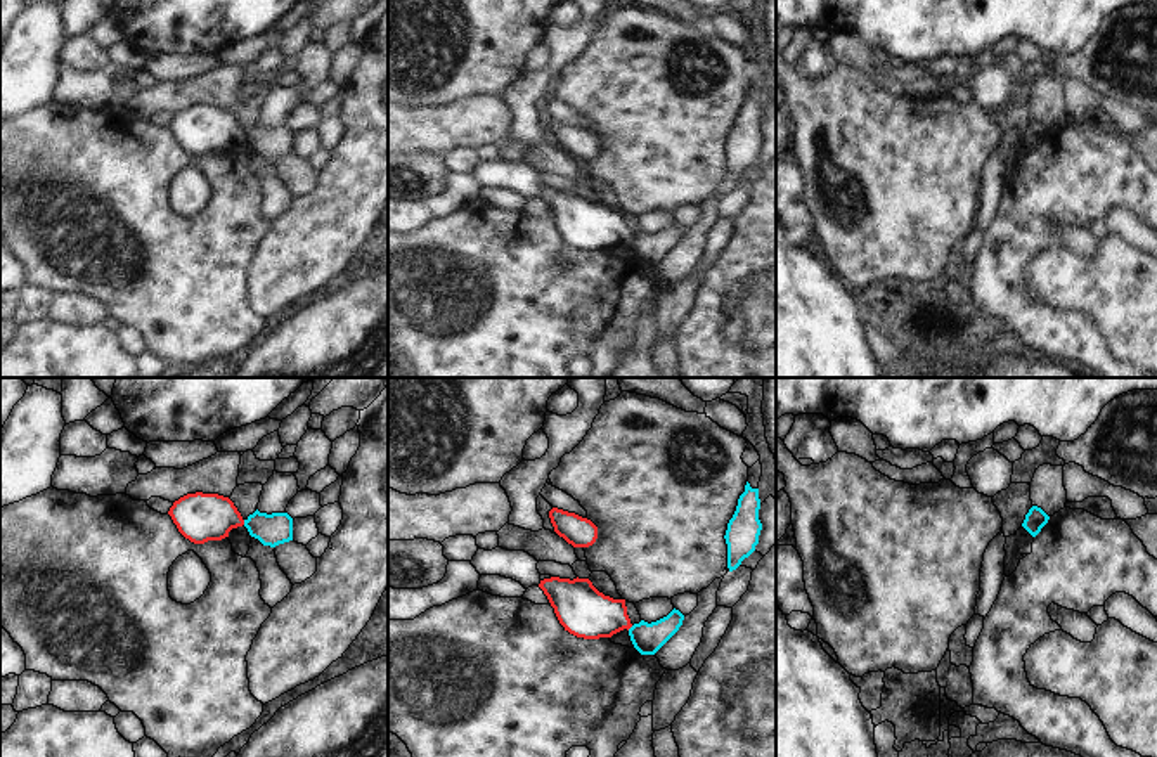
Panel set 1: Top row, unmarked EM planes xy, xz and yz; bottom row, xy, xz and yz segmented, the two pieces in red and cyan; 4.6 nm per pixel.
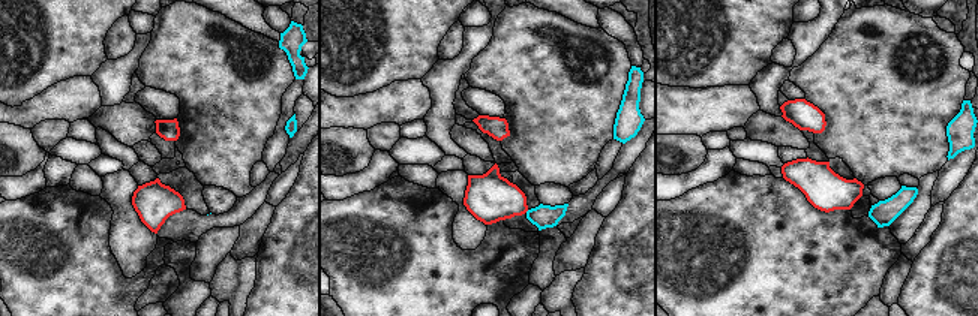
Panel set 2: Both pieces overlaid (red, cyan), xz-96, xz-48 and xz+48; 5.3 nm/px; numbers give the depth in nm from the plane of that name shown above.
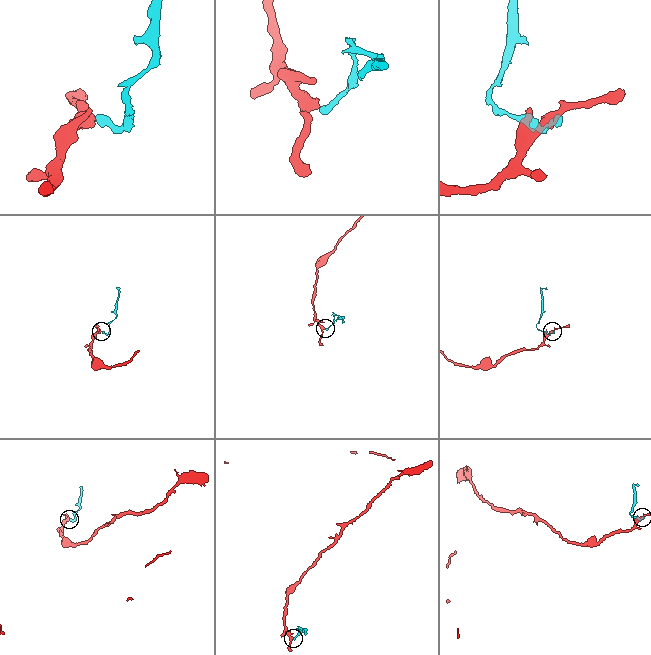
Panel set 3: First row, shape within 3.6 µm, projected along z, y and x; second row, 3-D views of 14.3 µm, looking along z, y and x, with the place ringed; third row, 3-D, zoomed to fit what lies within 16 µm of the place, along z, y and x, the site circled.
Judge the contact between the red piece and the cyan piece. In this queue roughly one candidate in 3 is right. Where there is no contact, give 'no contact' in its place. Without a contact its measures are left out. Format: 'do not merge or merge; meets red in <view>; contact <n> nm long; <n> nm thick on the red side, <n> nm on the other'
do not merge; meets red in xy; contact 30 nm long; 220 nm thick on the red side, 150 nm on the other

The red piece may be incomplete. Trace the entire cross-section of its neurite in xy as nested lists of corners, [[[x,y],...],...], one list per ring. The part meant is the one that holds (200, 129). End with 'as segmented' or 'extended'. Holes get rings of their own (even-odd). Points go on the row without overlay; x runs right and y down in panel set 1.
[[[187,106],[173,114],[168,126],[178,144],[194,156],[222,152],[244,132],[229,109],[218,106]]] | as segmented

